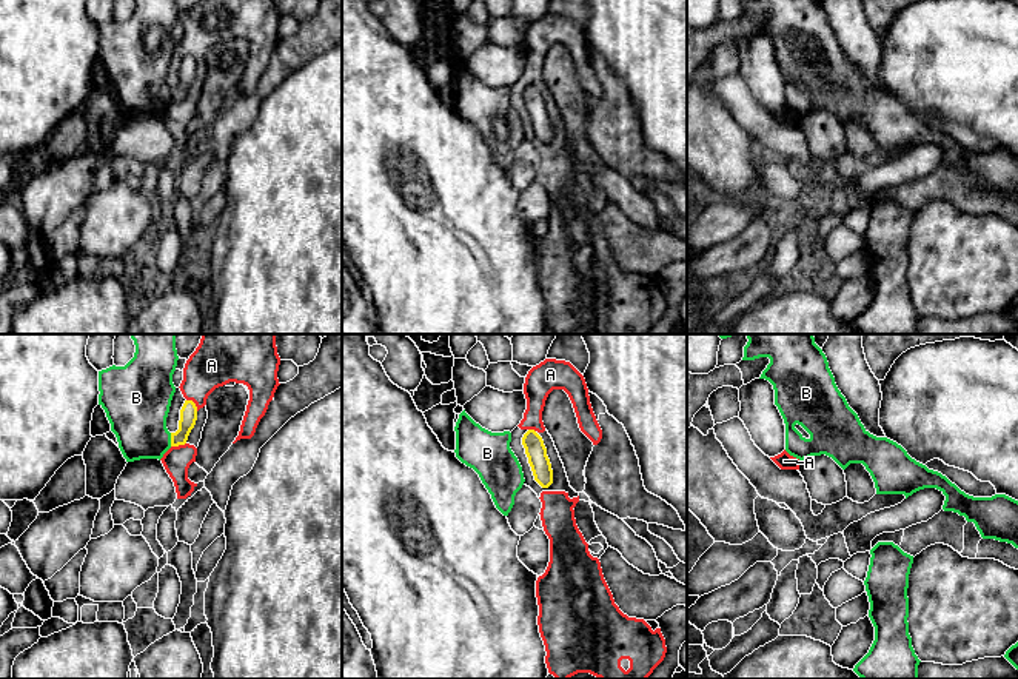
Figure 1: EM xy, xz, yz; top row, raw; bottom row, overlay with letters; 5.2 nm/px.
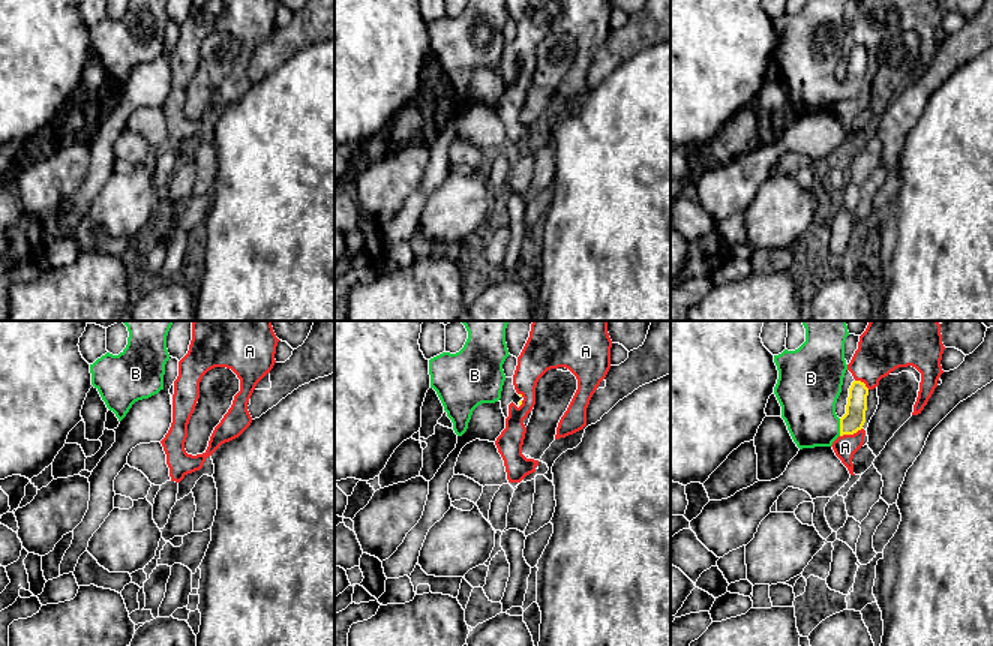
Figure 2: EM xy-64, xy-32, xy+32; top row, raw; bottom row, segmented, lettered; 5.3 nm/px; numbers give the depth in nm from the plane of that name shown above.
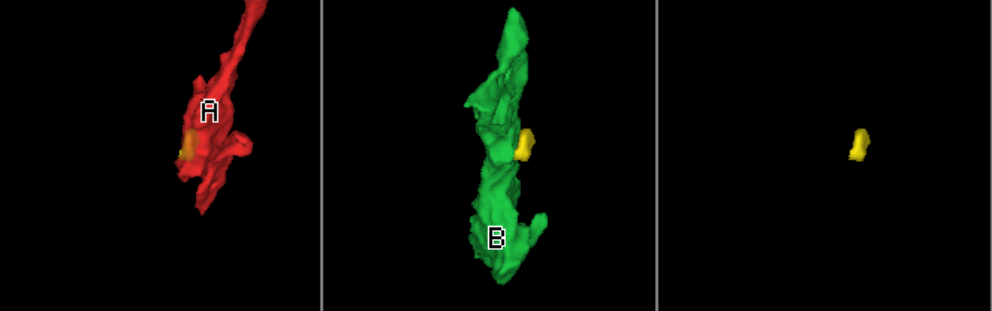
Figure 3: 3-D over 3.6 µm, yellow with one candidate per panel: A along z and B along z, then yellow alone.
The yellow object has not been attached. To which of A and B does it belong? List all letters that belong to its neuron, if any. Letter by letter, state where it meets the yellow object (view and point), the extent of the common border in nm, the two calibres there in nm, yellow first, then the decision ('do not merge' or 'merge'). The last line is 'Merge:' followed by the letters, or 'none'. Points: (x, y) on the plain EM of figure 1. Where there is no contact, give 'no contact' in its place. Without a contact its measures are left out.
A: meets yellow in xy at (194, 59); contact 90 nm long; 100 nm thick on the yellow side, 220 nm on the other; do not merge
B: meets yellow in xy at (171, 94); contact 70 nm long; 100 nm thick on the yellow side, 320 nm on the other; merge
Merge: B

